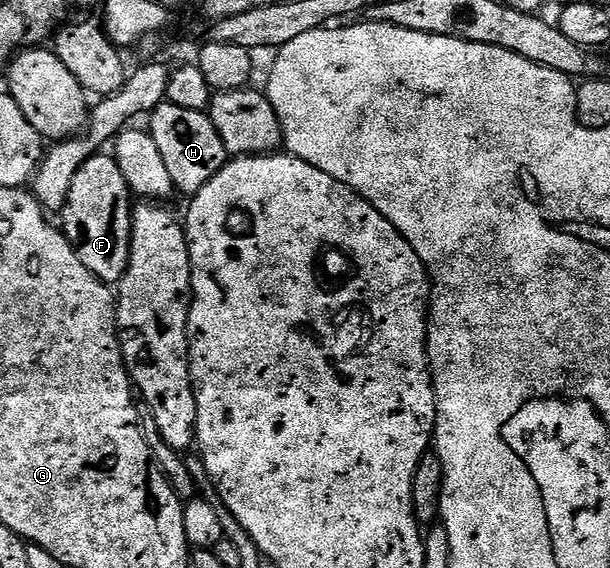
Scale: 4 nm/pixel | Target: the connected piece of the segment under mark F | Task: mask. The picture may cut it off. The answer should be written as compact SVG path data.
M98 154L83 162L79 174L75 174L75 182L71 182L71 194L67 194L63 209L63 231L79 254L79 262L83 262L91 274L110 286L123 278L129 265L133 229L133 208L129 200L131 193L117 161L112 155Z

